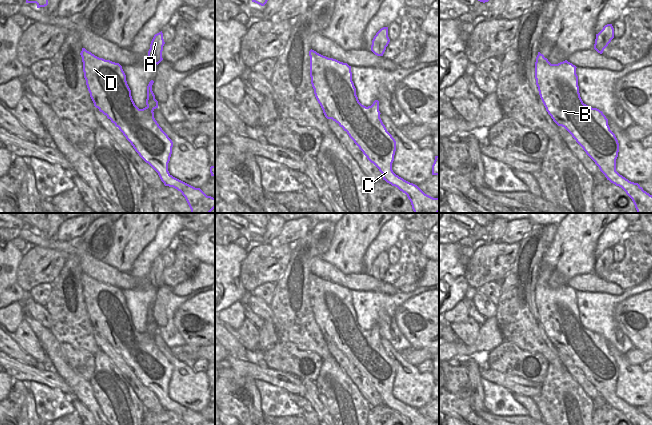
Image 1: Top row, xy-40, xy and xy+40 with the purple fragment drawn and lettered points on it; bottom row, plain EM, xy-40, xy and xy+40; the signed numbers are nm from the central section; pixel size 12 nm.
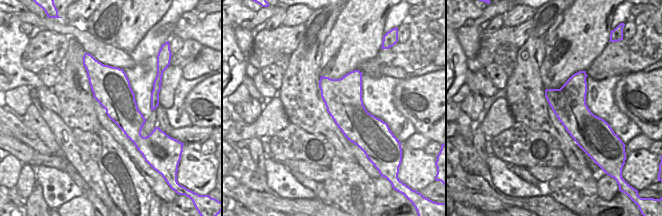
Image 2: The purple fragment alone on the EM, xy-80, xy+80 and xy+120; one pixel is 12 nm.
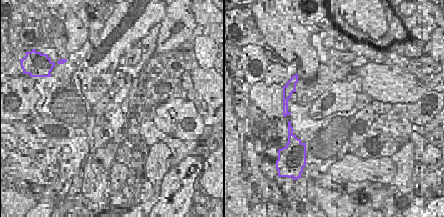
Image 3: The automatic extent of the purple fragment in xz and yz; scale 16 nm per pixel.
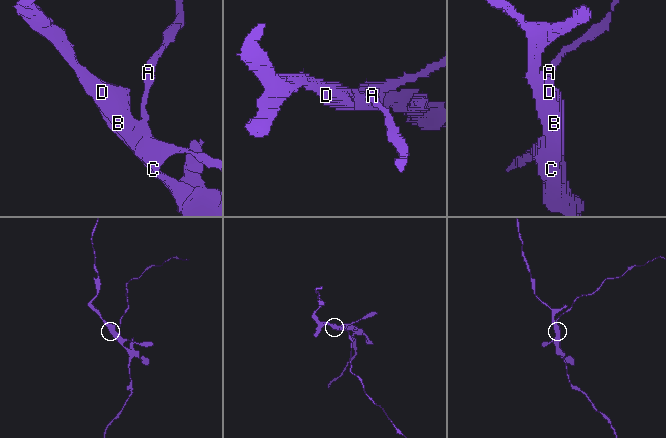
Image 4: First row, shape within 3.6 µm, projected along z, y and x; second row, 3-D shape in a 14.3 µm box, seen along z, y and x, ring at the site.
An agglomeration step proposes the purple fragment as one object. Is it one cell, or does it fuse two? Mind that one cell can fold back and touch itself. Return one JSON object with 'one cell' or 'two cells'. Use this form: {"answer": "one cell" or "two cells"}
{"answer": "two cells"}

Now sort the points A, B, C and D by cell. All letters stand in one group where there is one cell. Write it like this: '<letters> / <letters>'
A / B C D

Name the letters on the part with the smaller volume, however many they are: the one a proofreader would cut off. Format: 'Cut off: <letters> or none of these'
Cut off: A

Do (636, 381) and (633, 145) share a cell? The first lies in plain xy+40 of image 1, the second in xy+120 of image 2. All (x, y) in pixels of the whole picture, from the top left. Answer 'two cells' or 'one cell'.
two cells

